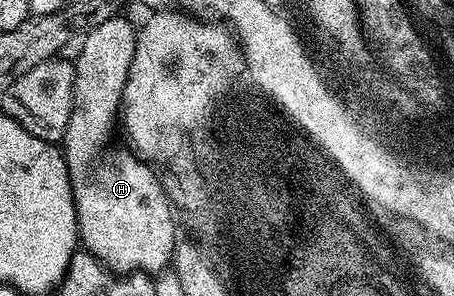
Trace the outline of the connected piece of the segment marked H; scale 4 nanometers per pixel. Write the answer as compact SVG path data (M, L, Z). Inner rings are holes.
M119 16L108 17L82 38L83 46L79 49L79 58L74 58L73 61L75 86L69 123L63 132L61 148L71 176L71 193L75 196L75 214L82 248L93 254L116 275L140 271L148 275L158 275L172 264L177 244L177 217L171 201L168 200L164 182L159 182L151 170L154 168L134 152L124 148L125 150L111 149L106 153L107 144L111 141L111 132L117 129L117 118L121 113L123 92L129 67L133 63L137 40L136 26L131 26L125 18Z

